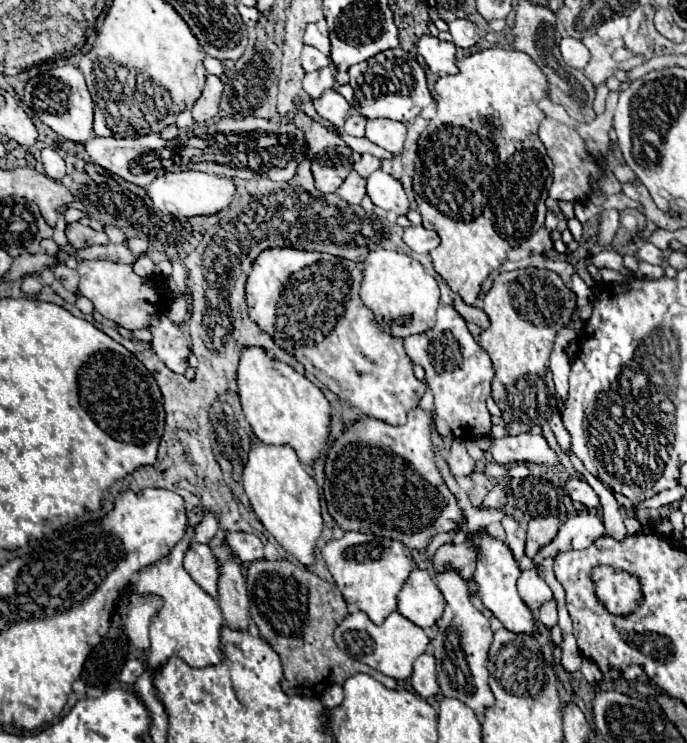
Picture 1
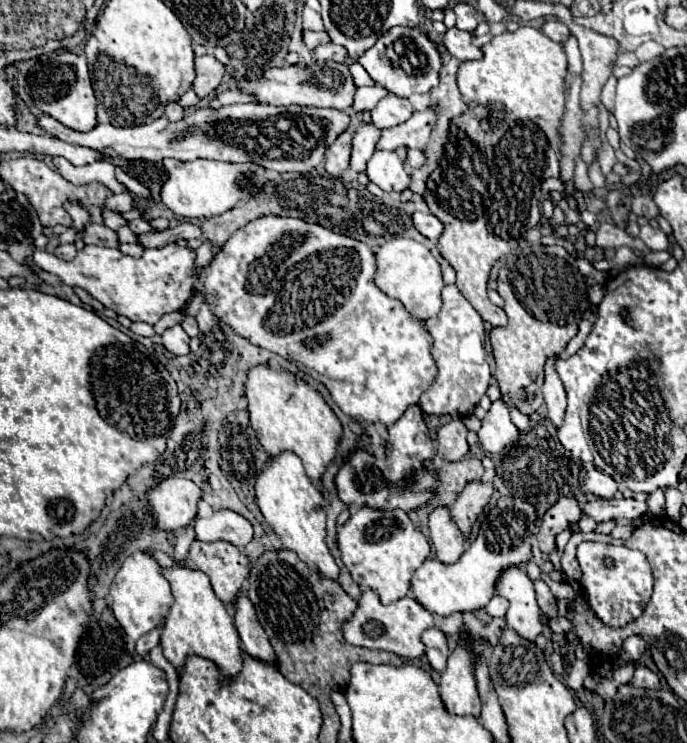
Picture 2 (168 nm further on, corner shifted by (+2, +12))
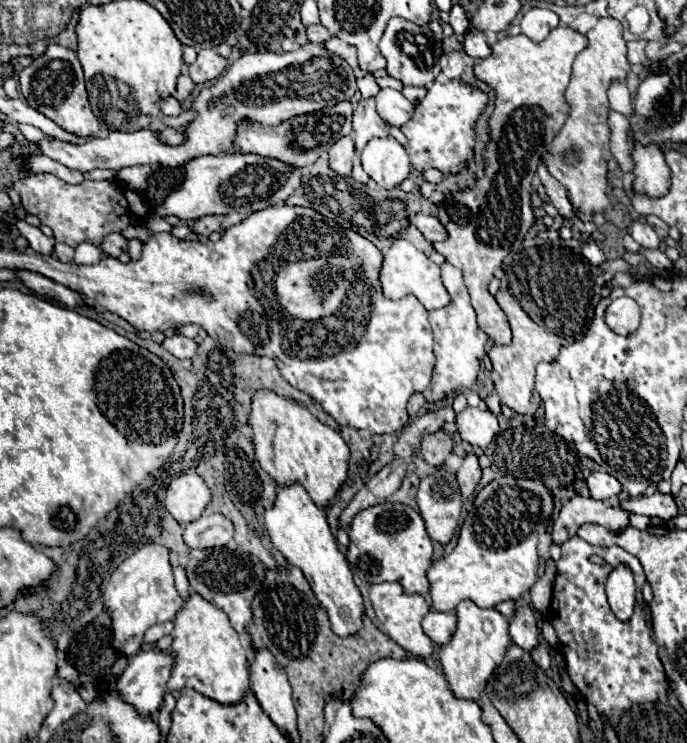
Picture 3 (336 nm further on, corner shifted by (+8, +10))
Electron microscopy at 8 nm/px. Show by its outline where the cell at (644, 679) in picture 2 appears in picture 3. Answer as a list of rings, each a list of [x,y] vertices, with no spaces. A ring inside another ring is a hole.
[[[574,536],[562,544],[562,556],[558,560],[558,572],[554,582],[550,622],[558,634],[560,648],[566,660],[566,670],[580,690],[580,694],[596,706],[596,710],[612,724],[618,724],[620,716],[632,706],[648,700],[666,700],[668,680],[658,658],[658,646],[654,644],[650,630],[646,628],[646,612],[642,600],[642,586],[646,582],[644,570],[636,556],[620,546],[592,546]],[[592,554],[600,554],[606,566],[590,562]],[[626,564],[636,582],[636,608],[628,622],[620,622],[608,608],[606,578],[618,566]]]

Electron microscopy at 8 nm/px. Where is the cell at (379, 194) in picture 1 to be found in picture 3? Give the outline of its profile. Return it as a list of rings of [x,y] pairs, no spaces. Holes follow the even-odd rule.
[[[374,138],[362,150],[362,168],[380,188],[396,188],[410,174],[410,158],[394,138]]]

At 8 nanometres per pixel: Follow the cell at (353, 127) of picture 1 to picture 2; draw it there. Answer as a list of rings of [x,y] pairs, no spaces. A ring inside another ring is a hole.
[[[382,86],[358,88],[356,96],[354,96],[354,110],[372,110],[386,94],[388,94],[388,90]]]

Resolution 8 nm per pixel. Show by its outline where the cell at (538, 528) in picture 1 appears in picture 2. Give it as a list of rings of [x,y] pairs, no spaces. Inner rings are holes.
[[[562,498],[558,500],[558,504],[554,504],[542,518],[542,526],[540,532],[536,534],[538,542],[540,542],[540,550],[544,554],[550,554],[556,548],[556,536],[566,530],[572,522],[578,522],[584,516],[582,506],[574,500],[574,498]]]

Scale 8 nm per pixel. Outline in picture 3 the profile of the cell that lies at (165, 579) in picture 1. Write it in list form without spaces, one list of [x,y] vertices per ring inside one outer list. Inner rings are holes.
[[[190,592],[184,606],[176,614],[176,626],[170,636],[172,646],[168,652],[174,658],[172,676],[168,680],[170,692],[190,686],[220,704],[236,704],[244,698],[250,688],[246,650],[242,648],[236,630],[230,626],[228,616],[218,606],[200,594]]]

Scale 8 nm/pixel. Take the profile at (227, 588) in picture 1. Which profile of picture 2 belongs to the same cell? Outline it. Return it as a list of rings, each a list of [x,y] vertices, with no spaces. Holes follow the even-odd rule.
[[[246,594],[238,596],[234,610],[236,610],[234,612],[234,624],[236,624],[236,630],[242,638],[242,650],[256,660],[262,660],[262,662],[276,666],[276,652],[274,652],[272,644],[268,642],[264,628],[258,624],[254,606],[250,604]]]

